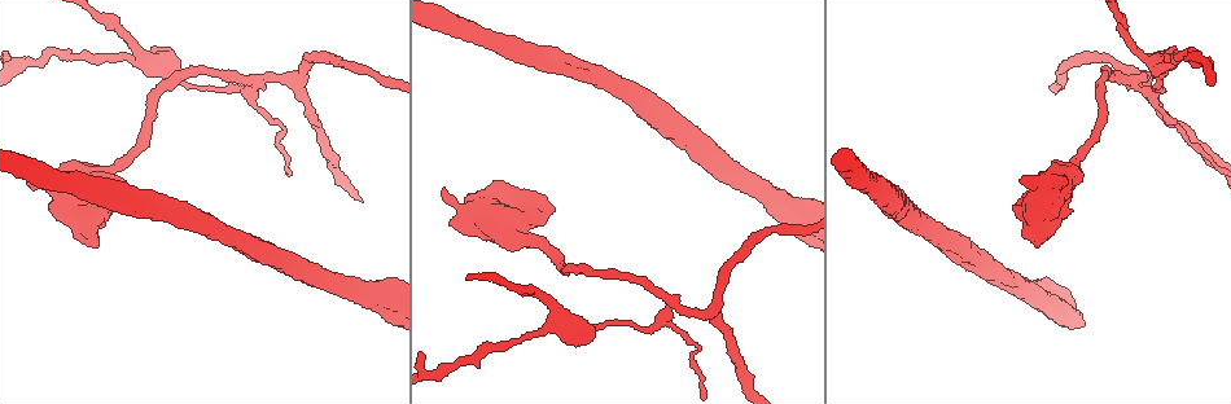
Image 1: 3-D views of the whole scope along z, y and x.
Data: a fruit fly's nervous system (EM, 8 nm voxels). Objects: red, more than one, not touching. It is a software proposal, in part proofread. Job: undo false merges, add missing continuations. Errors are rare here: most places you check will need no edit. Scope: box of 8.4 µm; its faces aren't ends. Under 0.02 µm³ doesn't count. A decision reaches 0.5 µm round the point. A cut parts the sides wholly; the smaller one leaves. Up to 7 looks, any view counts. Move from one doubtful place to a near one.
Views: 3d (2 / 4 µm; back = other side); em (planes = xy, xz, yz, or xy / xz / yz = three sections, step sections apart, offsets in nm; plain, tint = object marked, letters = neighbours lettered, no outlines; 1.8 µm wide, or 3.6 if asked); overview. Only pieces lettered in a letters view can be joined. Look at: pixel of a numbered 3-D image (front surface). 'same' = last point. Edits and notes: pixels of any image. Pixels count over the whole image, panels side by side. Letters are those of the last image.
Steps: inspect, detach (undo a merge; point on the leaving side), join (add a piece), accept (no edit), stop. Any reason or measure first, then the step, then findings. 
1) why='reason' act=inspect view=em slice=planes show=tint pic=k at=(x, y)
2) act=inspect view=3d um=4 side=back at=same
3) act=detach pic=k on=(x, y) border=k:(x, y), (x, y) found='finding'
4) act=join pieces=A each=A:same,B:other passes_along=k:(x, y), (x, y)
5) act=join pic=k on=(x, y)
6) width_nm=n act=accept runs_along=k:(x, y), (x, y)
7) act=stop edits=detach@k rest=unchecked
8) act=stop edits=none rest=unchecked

why='side arm on a straight run' act=inspect view=em slice=planes show=tint pic=1 at=(1133, 80)

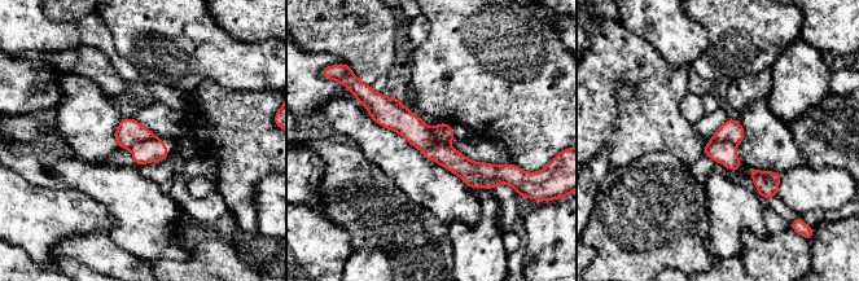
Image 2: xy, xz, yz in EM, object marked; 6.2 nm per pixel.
act=inspect view=em slice=planes show=letters at=same

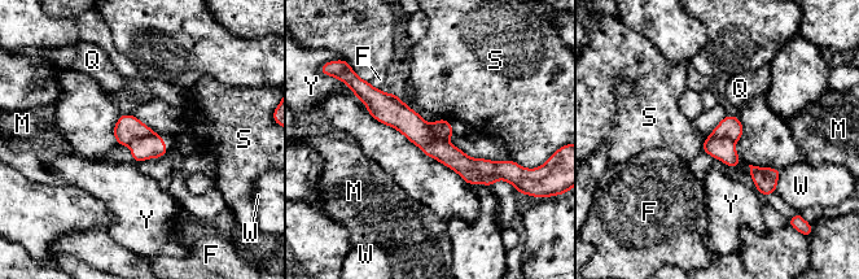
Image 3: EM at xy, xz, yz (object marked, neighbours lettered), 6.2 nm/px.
width_nm=180 longest_contact=Y:150nm act=detach pic=3 on=(153, 145) each=F:other,M:other,Q:other,S:other,W:other,Y:other found='two neurons meet here'

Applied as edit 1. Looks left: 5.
why='thick end' act=inspect view=3d um=4 pic=1 at=(109, 214)

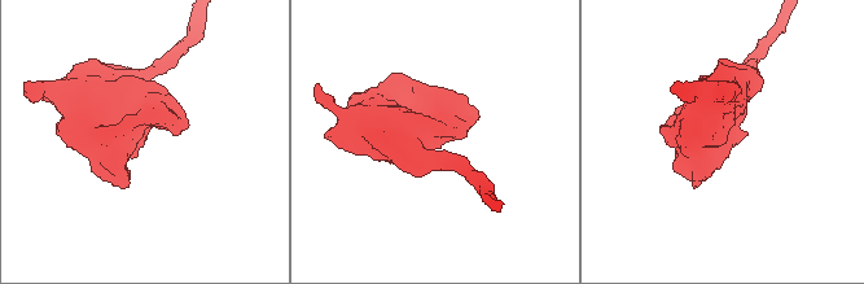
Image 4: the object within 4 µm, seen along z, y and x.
why='shape alone is not enough' act=inspect view=em um=3.6 slice=xz step=4 show=tint pic=4 at=(146, 138)

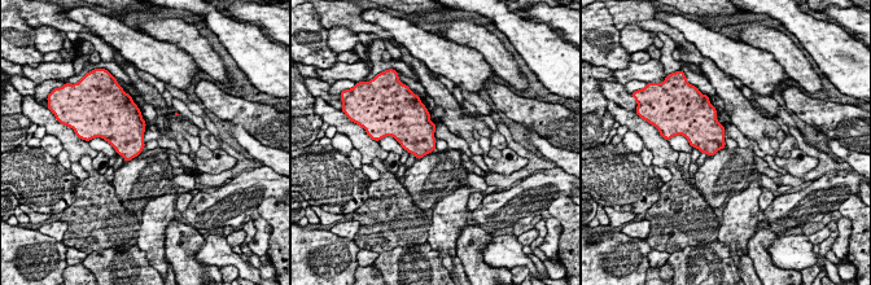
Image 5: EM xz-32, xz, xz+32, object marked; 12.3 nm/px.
why='what lies round it' act=inspect view=em um=3.6 slice=xz step=4 show=letters at=same

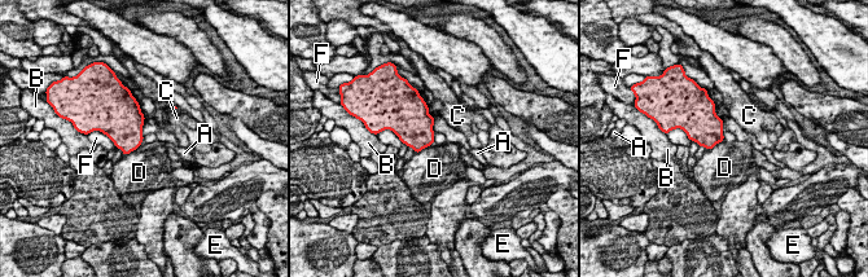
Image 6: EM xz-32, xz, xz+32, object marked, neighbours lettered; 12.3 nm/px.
longest_contact=F:280nm act=accept each=A:other,B:other,C:other,D:other,E:other,F:other border=6:(433, 143), (415, 153) found='none of them fits'

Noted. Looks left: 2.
why='stops while still wide' act=inspect view=em slice=planes show=tint pic=1 at=(441, 190)

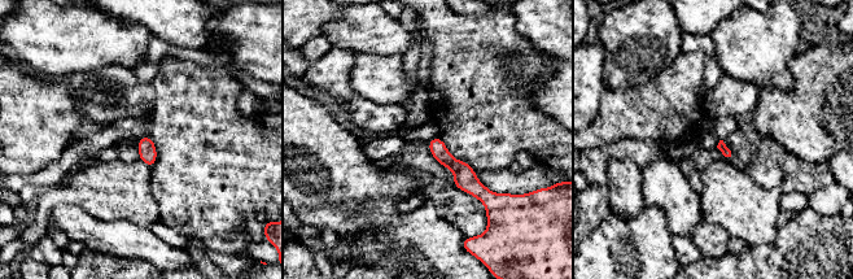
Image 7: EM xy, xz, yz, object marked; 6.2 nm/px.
act=inspect view=em slice=planes show=letters at=same

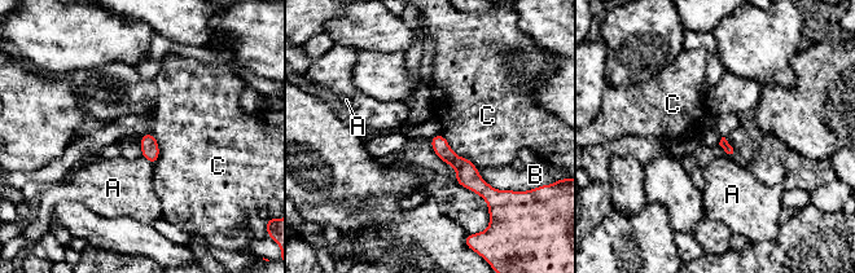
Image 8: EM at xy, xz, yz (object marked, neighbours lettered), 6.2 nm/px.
act=accept each=A:other,B:other,C:other runs_along=8:(434, 141), (483, 189), (489, 189) found='no lettered piece goes on from it'

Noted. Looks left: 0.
act=stop edits=detach@3 rest=unchecked

